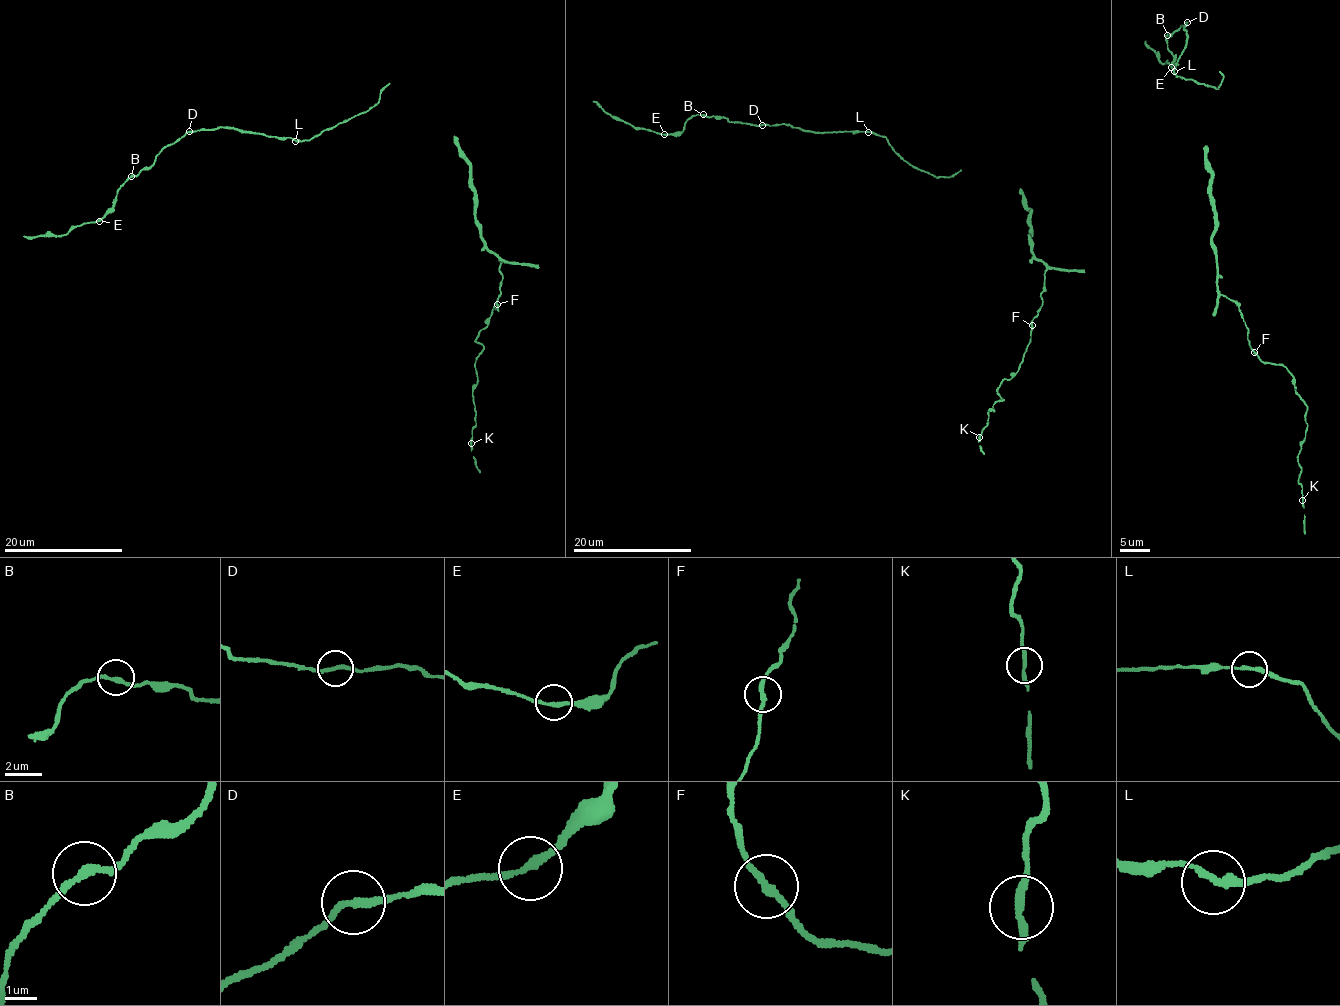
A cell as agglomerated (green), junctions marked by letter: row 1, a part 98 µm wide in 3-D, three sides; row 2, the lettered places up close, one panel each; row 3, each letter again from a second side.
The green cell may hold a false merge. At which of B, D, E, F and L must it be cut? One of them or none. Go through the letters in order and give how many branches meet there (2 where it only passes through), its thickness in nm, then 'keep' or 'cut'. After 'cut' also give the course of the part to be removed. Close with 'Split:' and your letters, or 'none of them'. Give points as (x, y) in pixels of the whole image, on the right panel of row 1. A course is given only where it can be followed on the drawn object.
B: 2 | 220 nm | keep
D: 2 | 200 nm | keep
E: 2 | 220 nm | keep
F: 2 | 220 nm | keep
L: 2 | 200 nm | keep
Split: none of them

